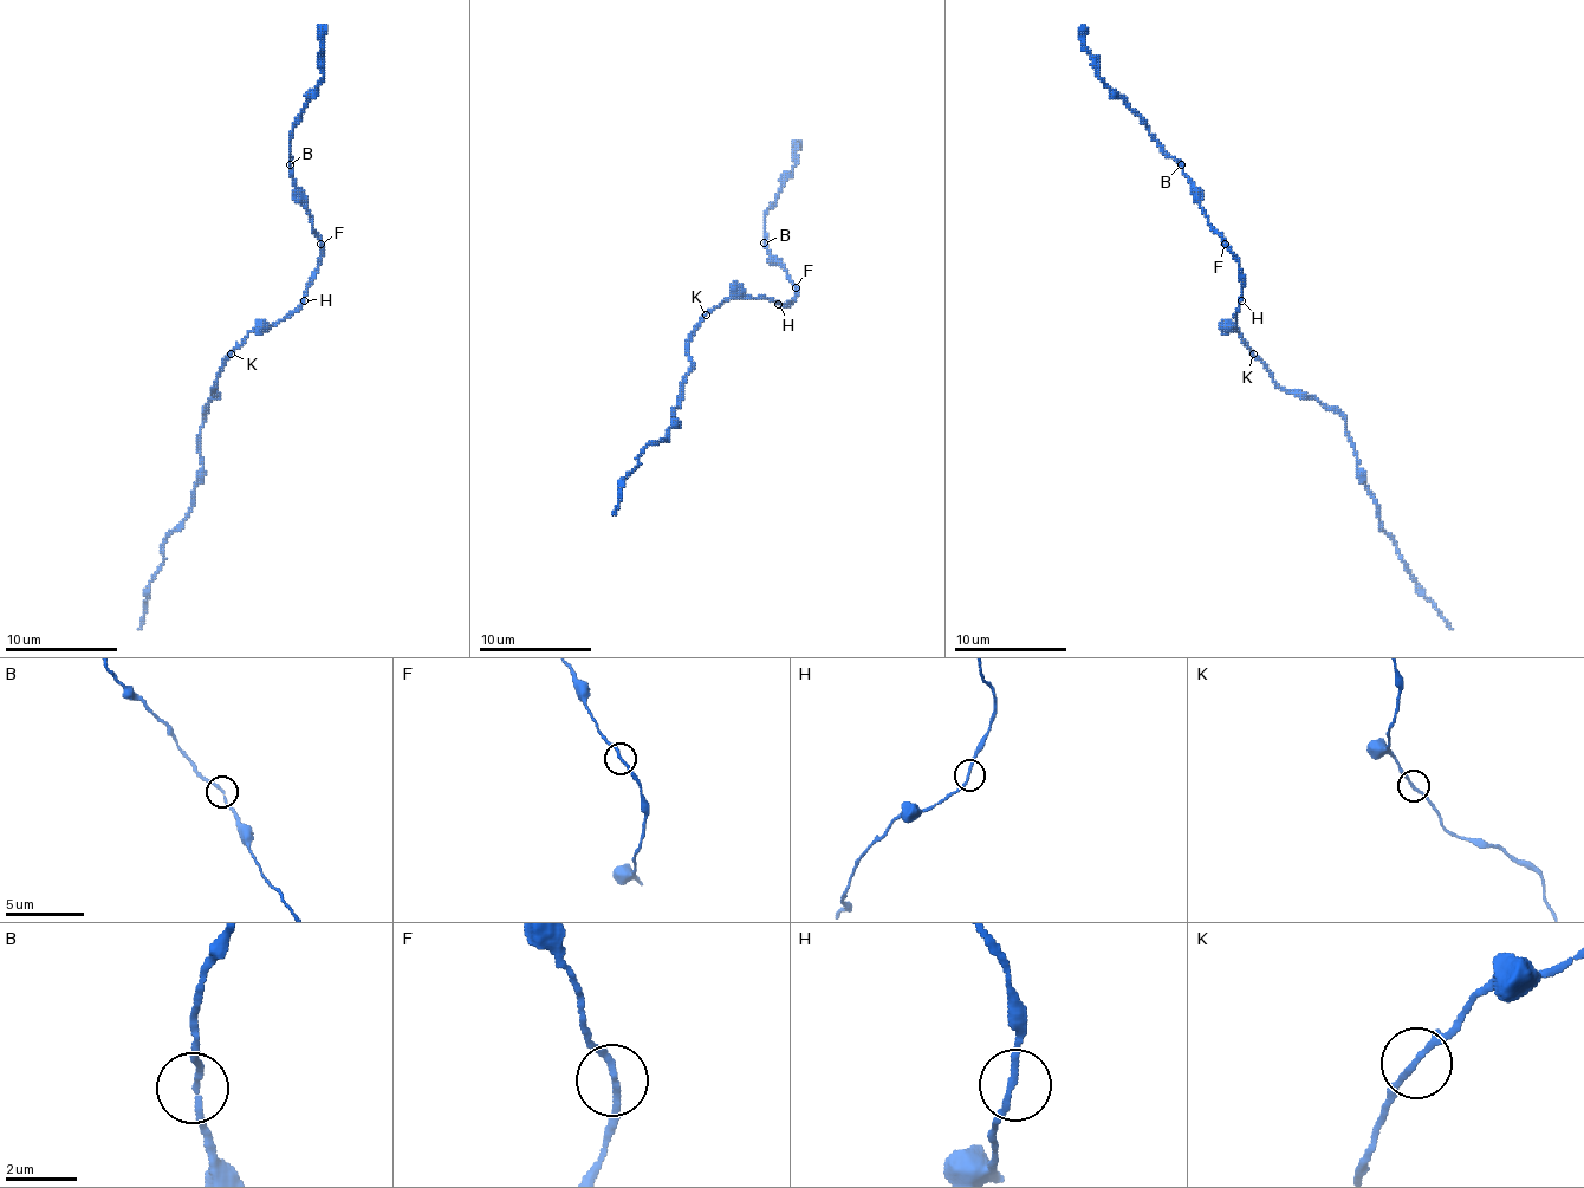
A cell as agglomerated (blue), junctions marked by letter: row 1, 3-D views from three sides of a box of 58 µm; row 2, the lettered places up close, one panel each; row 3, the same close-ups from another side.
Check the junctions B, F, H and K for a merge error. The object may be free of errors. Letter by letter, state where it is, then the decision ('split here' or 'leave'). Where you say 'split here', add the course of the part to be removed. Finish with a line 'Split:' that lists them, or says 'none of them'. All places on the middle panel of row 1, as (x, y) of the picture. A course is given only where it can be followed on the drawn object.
B: at (764, 242); leave
F: at (796, 287); leave
H: at (778, 304); leave
K: at (706, 315); leave
Split: none of them

